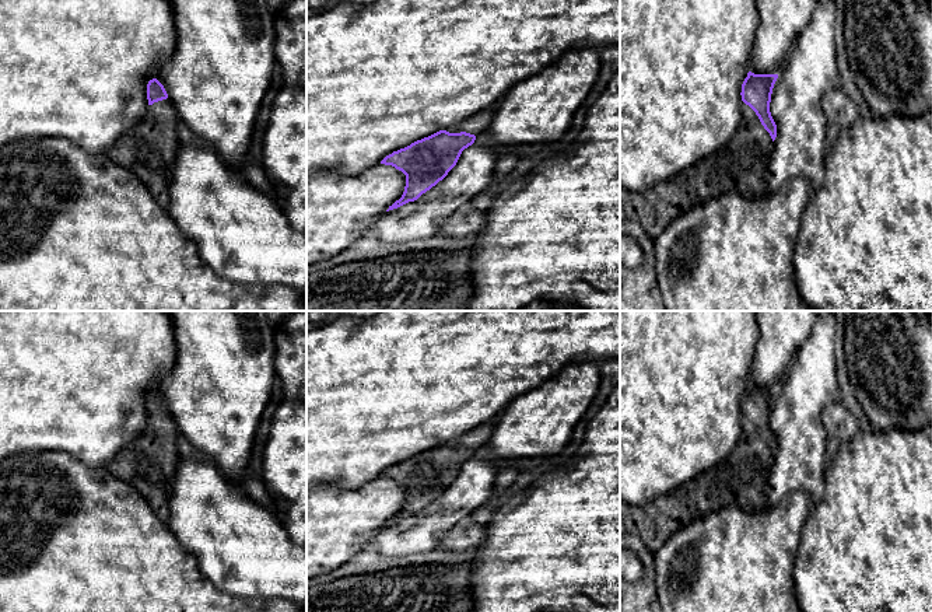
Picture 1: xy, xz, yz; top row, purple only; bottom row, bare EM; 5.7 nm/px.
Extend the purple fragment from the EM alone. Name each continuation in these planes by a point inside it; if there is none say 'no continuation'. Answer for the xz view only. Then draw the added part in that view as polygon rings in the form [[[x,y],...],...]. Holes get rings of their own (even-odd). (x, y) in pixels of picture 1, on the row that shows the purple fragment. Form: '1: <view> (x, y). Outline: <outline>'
1: xz (480, 122). Outline: [[[501,99],[495,101],[494,104],[484,108],[483,111],[474,113],[473,116],[462,120],[460,123],[446,127],[444,130],[449,133],[466,132],[474,136],[484,133],[488,130],[500,104],[501,104]]]

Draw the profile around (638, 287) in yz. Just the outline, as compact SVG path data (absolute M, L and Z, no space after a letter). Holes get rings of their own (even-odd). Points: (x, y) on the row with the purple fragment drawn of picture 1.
M620 220L620 237L631 237L642 249L642 263L635 269L620 265L620 311L666 311L656 280L656 251L644 227Z

